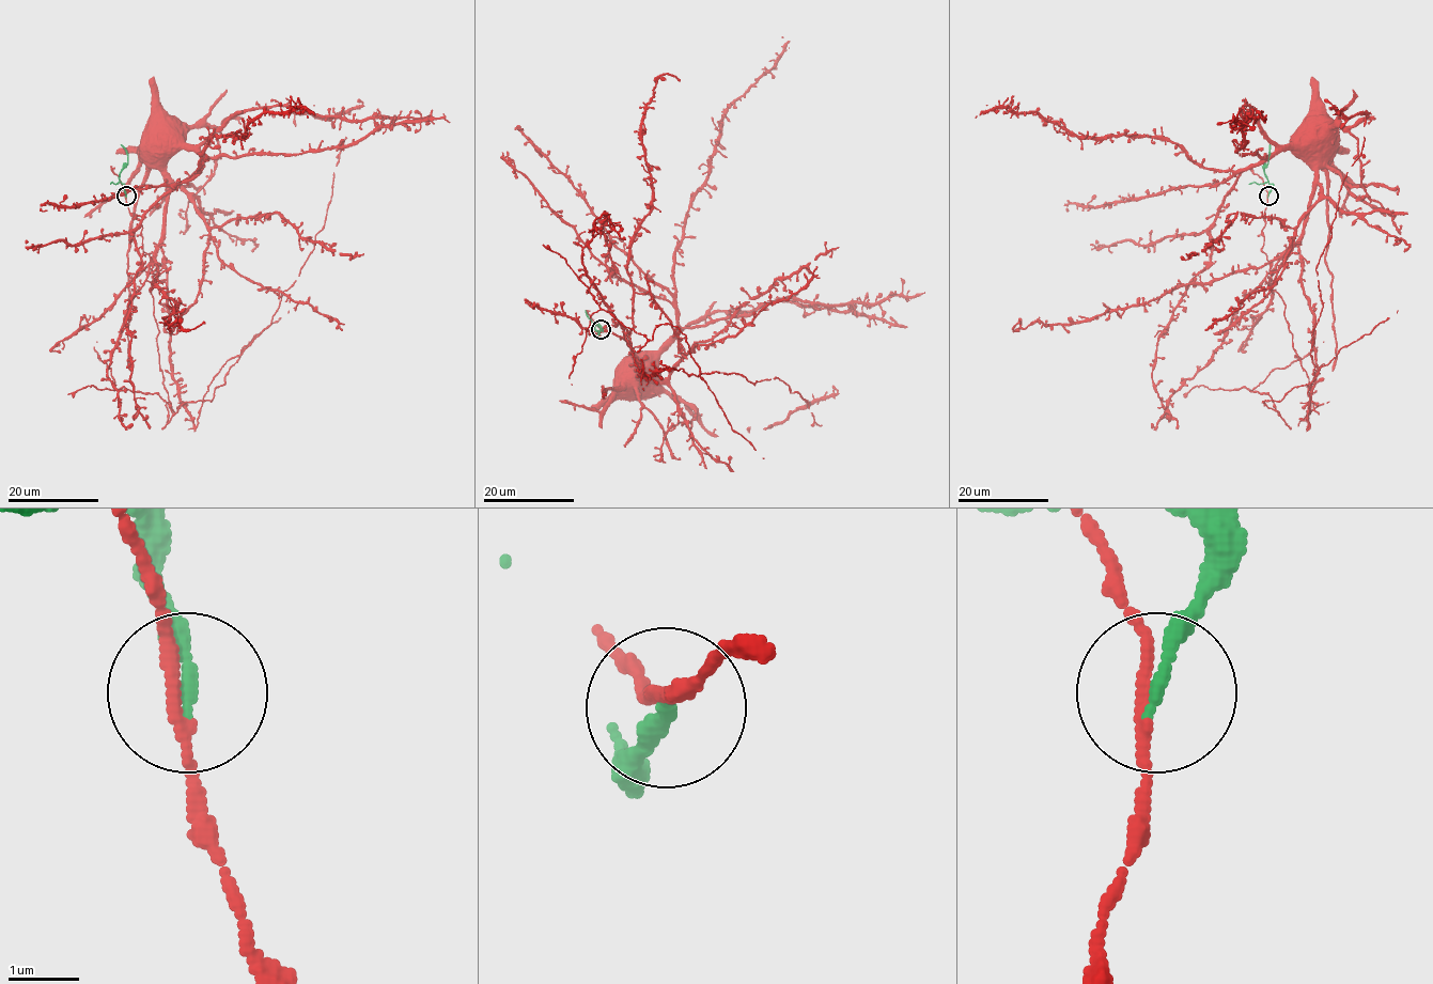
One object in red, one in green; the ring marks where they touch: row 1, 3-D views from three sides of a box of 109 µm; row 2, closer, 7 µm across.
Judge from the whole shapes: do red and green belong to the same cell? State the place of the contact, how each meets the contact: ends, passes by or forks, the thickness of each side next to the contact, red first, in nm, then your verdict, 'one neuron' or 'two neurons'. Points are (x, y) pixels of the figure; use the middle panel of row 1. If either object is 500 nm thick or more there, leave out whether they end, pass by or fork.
place (601, 329); red passes by; green ends; calibres 150 and 220 nm; two neurons

